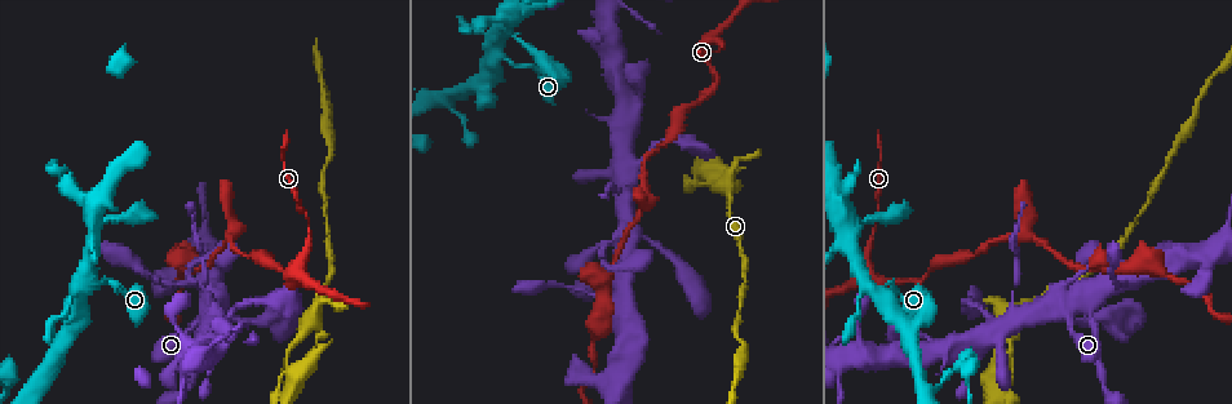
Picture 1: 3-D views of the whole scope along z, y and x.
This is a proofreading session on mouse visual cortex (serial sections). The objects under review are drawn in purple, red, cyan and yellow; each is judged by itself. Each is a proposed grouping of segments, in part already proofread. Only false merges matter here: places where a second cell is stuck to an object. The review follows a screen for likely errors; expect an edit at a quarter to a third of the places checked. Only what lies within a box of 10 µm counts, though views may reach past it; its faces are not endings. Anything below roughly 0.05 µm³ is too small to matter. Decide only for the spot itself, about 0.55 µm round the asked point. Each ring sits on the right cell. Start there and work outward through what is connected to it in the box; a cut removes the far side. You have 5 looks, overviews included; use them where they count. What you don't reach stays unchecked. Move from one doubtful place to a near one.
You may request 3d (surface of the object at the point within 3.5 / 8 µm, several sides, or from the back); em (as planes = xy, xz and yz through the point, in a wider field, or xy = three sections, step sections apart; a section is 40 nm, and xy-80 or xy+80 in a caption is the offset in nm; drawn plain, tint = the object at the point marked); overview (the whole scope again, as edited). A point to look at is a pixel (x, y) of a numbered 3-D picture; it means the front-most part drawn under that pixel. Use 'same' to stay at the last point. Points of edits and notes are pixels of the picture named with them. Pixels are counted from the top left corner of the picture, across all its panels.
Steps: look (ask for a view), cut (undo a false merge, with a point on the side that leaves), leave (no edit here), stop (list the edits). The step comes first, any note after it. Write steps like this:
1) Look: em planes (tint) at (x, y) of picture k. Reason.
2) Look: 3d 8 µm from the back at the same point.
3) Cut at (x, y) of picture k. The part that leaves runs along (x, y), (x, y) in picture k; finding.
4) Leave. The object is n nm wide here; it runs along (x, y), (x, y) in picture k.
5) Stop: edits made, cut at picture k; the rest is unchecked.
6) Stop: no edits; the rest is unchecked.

Look: 3d 8 µm at (298, 268) of picture 1. Sharp bend.

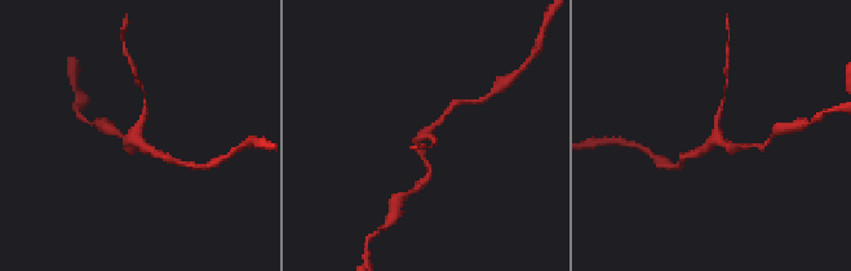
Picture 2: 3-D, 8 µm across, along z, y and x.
Look: 3d 3.5 µm at the same point. Zoom in.

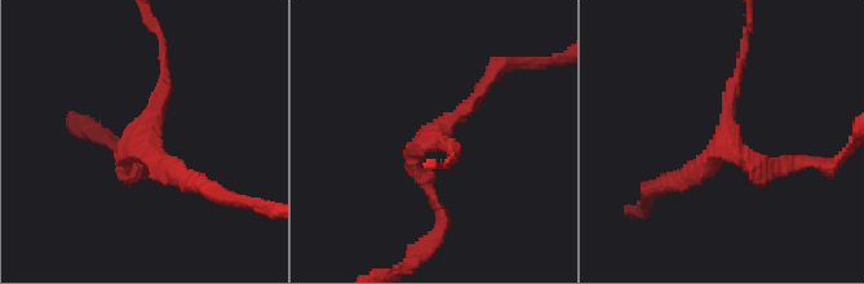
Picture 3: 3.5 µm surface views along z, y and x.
Look: em xy step 1 (tint) at (727, 138) of picture 3. Shape alone is not enough.

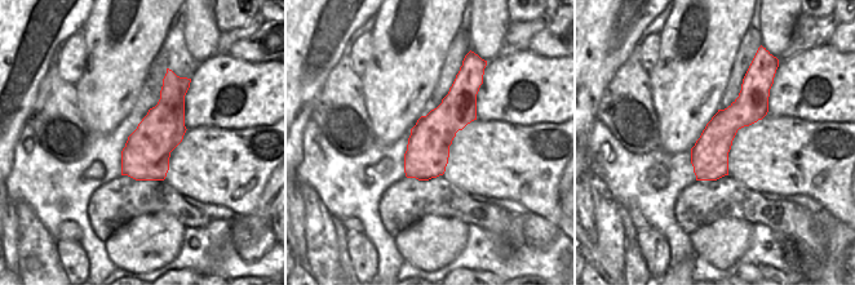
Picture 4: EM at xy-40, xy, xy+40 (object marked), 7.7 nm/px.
Leave. It runs along (761, 89), (720, 132), (699, 177) in picture 4; continuous, no second cell.

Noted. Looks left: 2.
Look: 3d 3.5 µm at (728, 191) of picture 1. Calibre changes.

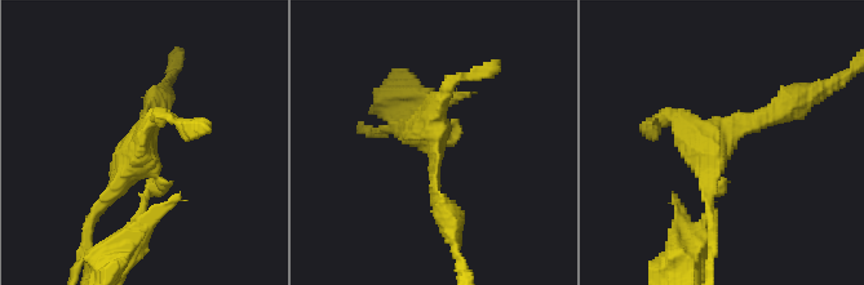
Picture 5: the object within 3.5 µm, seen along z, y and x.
Look: em xy step 2 (tint) at (719, 141) of picture 5. Shape alone is not enough.

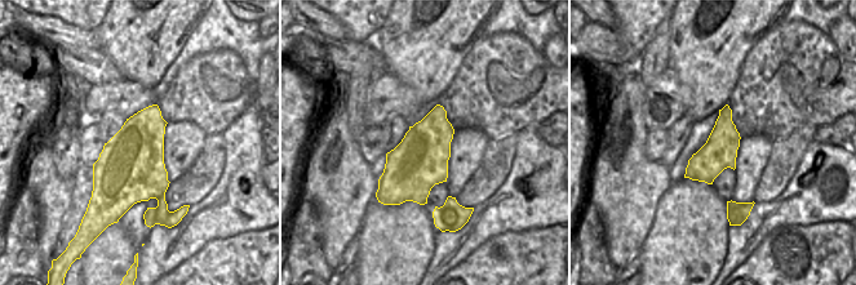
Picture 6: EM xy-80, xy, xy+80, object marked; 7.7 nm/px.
Cut at (156, 212) of picture 5. The object is 440 nm wide here; the part that leaves runs along (153, 178), (109, 268) in picture 5; two cells meet here.

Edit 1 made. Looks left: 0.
Stop: edits made, cut at picture 5; the rest is unchecked.

